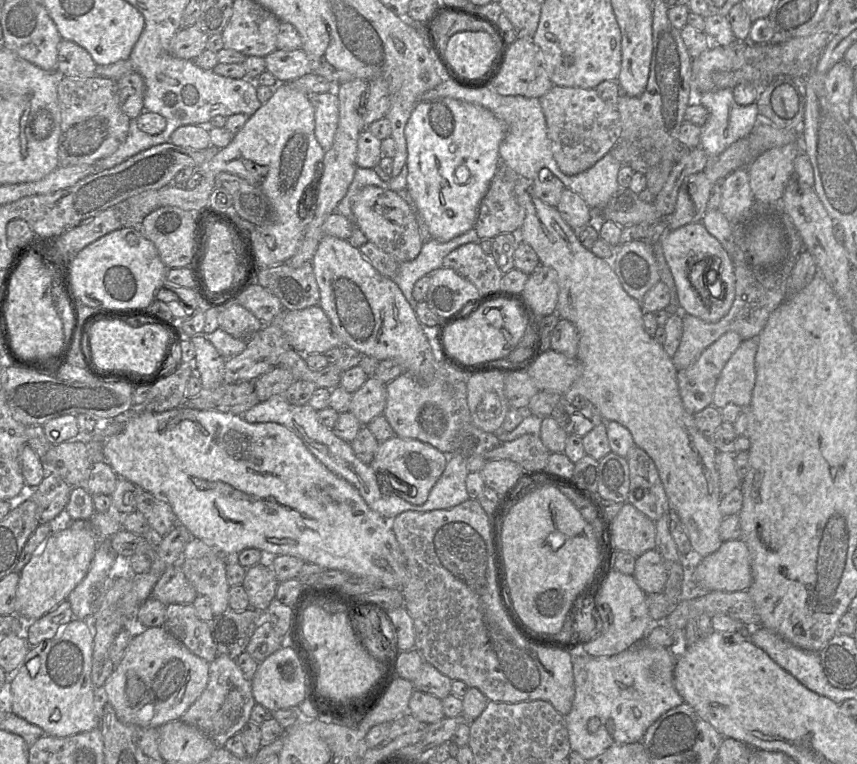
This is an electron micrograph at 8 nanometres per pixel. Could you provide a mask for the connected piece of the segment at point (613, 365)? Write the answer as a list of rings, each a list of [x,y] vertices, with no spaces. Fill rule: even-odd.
[[[518,177],[514,193],[525,212],[523,224],[517,232],[518,240],[534,249],[541,265],[556,271],[559,293],[555,313],[560,319],[570,321],[579,335],[576,358],[581,365],[581,375],[563,395],[564,399],[571,403],[576,396],[581,395],[598,409],[605,422],[616,421],[630,431],[635,445],[643,449],[655,463],[670,511],[679,516],[692,549],[700,557],[706,557],[716,551],[723,542],[719,535],[719,527],[724,517],[719,509],[722,496],[715,463],[717,449],[700,433],[694,421],[694,414],[688,413],[682,404],[677,382],[678,370],[662,344],[646,333],[641,304],[624,290],[612,262],[595,256],[581,244],[558,210],[534,194],[532,181]]]

